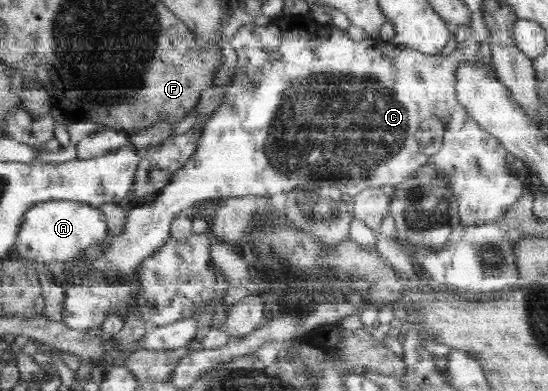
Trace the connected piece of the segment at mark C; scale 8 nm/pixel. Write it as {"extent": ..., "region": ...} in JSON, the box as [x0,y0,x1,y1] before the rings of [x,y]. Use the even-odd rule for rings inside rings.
{"extent":[82,23,529,283],"region":[[[249,23],[240,26],[233,36],[234,38],[230,40],[230,46],[232,46],[237,54],[237,67],[235,68],[234,78],[232,78],[231,83],[225,88],[225,95],[223,96],[220,108],[217,108],[213,112],[212,116],[208,118],[208,122],[204,122],[205,125],[201,132],[200,143],[197,144],[197,151],[194,152],[193,158],[191,158],[189,163],[181,171],[178,171],[174,175],[174,178],[170,180],[170,184],[162,190],[162,195],[158,196],[158,200],[154,200],[152,204],[138,205],[127,212],[127,222],[121,229],[123,232],[111,241],[110,246],[104,250],[104,254],[100,254],[94,260],[88,260],[88,264],[82,264],[84,271],[102,273],[108,281],[118,281],[118,283],[123,283],[124,281],[126,283],[130,282],[130,274],[132,274],[133,270],[145,258],[155,253],[171,238],[170,228],[172,228],[174,219],[189,211],[197,203],[216,200],[218,198],[251,195],[256,198],[262,196],[271,198],[276,194],[289,193],[293,190],[301,189],[307,190],[313,196],[319,196],[322,190],[327,187],[337,188],[342,194],[347,194],[354,198],[354,196],[363,192],[366,188],[382,188],[387,185],[395,188],[398,184],[404,183],[408,178],[411,178],[415,171],[420,171],[422,166],[429,166],[431,164],[436,167],[436,172],[439,172],[440,180],[445,180],[447,184],[450,184],[451,192],[453,192],[456,204],[458,205],[461,225],[480,226],[480,224],[485,223],[499,223],[504,218],[508,208],[520,200],[524,195],[525,189],[529,187],[527,182],[520,182],[516,176],[508,174],[508,172],[514,172],[515,170],[513,168],[506,169],[508,152],[504,148],[504,145],[484,130],[473,118],[468,118],[469,113],[458,102],[457,93],[455,92],[457,68],[462,63],[476,62],[479,58],[476,56],[478,54],[479,42],[475,41],[472,37],[458,43],[457,49],[445,57],[418,52],[418,49],[414,48],[402,46],[396,48],[396,46],[390,46],[390,50],[388,50],[392,54],[392,58],[390,58],[386,54],[380,54],[376,48],[370,48],[364,42],[352,42],[346,36],[346,32],[338,30],[336,26],[332,27],[332,30],[328,30],[326,26],[316,28],[316,26],[306,26],[304,24],[304,32],[302,32],[300,26],[298,28],[296,26],[288,26],[288,38],[286,38],[286,32],[282,32],[282,28],[278,28],[278,26],[270,26],[269,24],[259,26],[255,23]],[[270,52],[280,52],[282,58],[277,61],[270,61],[268,60],[268,54]],[[428,118],[436,118],[436,120],[440,120],[444,124],[442,146],[440,151],[432,157],[425,156],[420,152],[418,142],[414,138],[414,134],[418,132],[420,122]]]}

